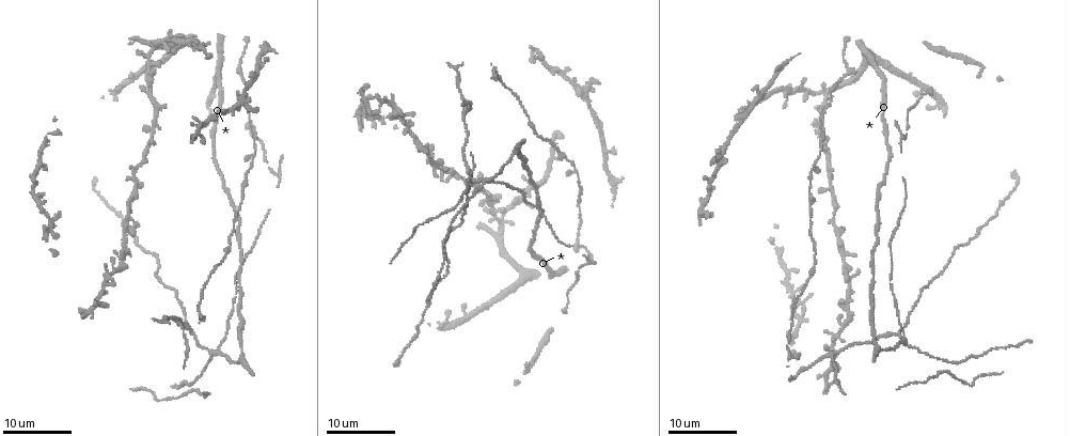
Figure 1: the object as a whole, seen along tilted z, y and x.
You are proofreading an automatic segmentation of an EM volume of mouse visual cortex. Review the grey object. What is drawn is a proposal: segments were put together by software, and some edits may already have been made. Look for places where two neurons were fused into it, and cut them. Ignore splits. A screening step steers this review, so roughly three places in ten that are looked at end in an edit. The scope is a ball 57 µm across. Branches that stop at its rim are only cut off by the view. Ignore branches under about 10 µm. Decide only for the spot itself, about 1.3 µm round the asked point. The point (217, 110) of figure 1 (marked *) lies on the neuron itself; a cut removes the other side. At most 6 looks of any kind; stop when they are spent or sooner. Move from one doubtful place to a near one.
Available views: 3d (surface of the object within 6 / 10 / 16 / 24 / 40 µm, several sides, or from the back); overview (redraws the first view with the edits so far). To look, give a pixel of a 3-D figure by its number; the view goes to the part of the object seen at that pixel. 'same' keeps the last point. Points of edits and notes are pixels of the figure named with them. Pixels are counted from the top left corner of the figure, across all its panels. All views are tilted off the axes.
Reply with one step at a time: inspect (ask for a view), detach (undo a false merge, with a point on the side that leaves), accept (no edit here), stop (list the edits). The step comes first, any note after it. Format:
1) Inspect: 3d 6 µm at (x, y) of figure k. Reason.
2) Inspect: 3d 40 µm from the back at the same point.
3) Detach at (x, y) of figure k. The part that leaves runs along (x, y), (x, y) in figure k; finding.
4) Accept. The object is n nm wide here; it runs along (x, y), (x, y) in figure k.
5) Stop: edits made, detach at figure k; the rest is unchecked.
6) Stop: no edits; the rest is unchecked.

Inspect: 3d 24 µm at (254, 158) of figure 1. Three-way junction.

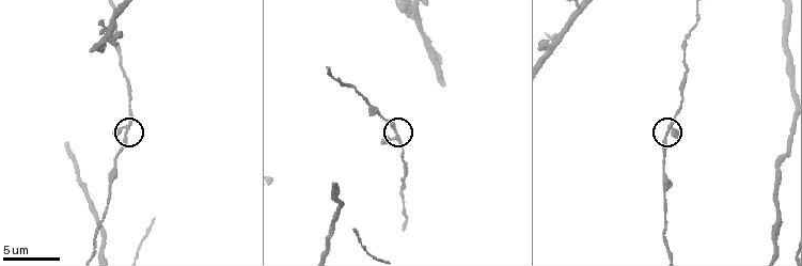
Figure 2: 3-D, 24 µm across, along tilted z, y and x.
Inspect: 3d 10 µm at (669, 131) of figure 2.

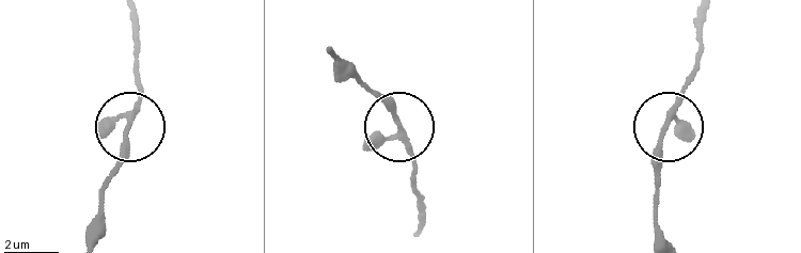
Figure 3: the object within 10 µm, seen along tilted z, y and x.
Accept. The object is 160 nm wide here; continuous, no second neuron.

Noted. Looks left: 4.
Inspect: 3d 16 µm at (896, 331) of figure 1. Branch point.

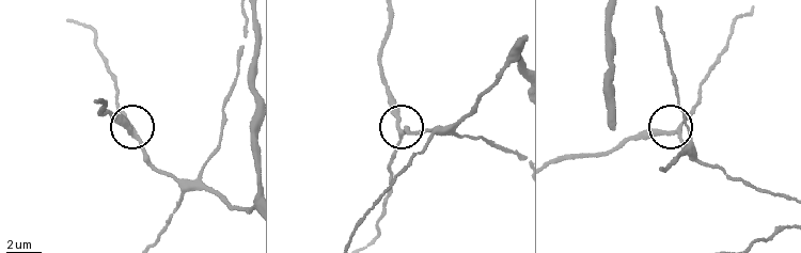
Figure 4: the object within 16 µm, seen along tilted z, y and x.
Inspect: 3d 10 µm at (673, 132) of figure 4.

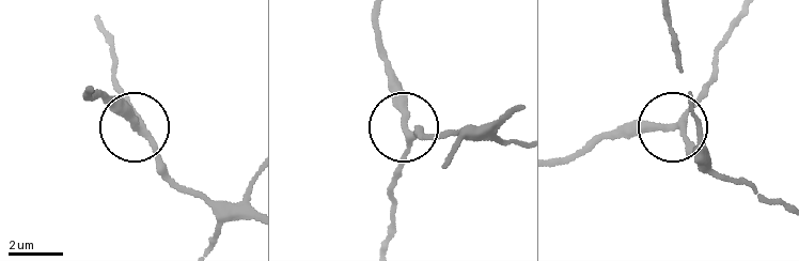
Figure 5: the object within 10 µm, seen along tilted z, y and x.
Accept. The side arm is 21 µm long; one neuron here.

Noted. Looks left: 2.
Inspect: 3d 16 µm at (905, 338) of figure 1. Four or more arms meet.

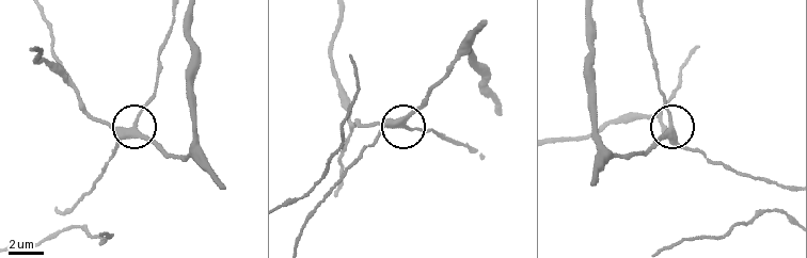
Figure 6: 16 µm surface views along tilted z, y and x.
Inspect: 3d 6 µm at (671, 131) of figure 6.

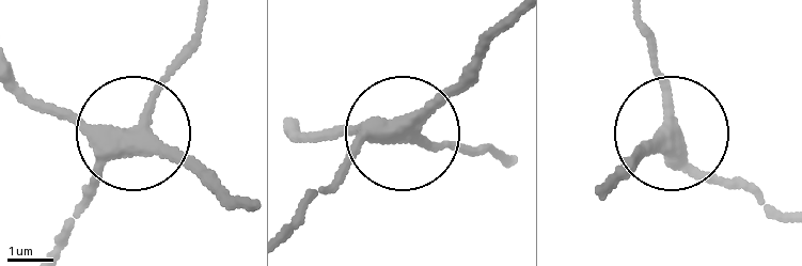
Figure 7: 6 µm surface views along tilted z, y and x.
Accept. 4 arms meet here; it runs along (504, 22), (405, 127), (431, 147), (482, 151) in figure 7; continuous, no second neuron.

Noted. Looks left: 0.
Stop: no edits; the rest is unchecked.

